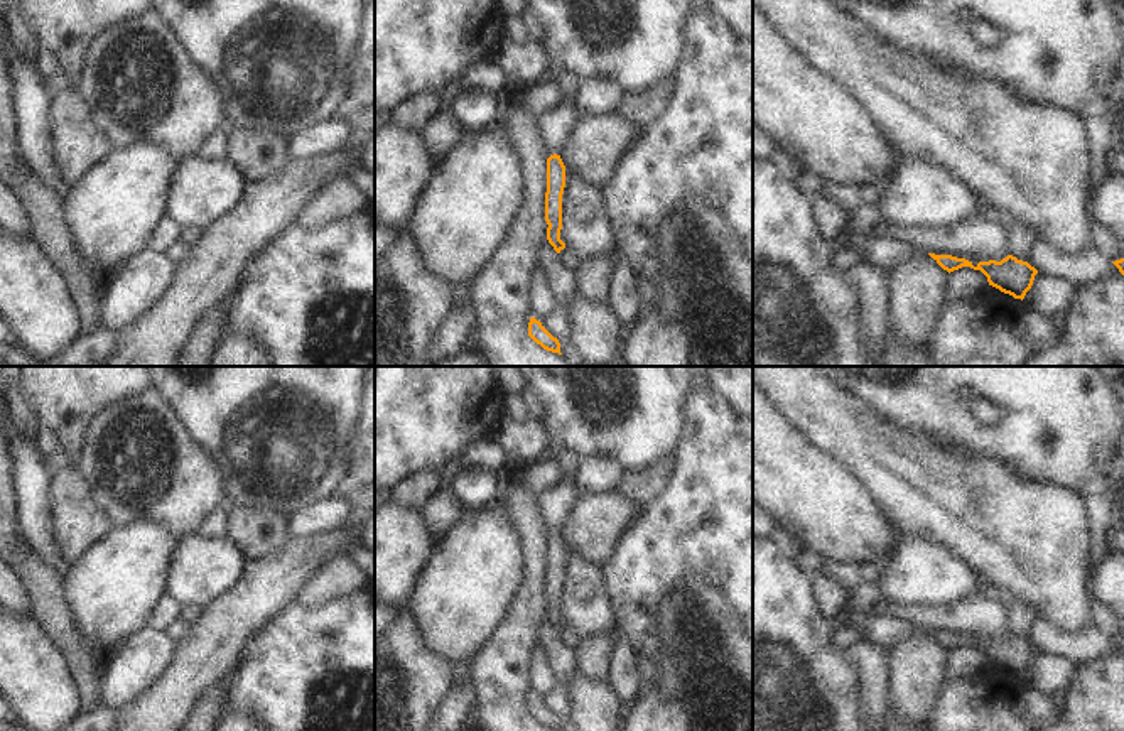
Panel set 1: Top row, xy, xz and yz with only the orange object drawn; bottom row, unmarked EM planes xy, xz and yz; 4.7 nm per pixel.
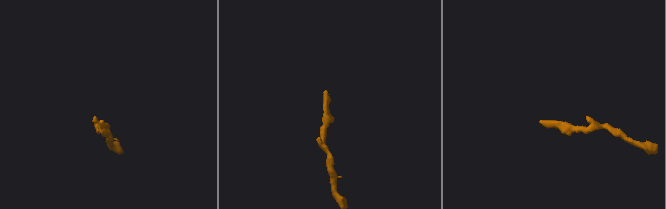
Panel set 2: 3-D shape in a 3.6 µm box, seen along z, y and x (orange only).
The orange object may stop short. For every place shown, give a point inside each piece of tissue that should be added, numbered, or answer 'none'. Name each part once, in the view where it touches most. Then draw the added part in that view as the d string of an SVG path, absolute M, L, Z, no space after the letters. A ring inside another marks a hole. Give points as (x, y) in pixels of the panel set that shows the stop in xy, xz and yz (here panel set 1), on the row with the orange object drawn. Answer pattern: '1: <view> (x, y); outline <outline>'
1: xz (554, 127); outline M554 66L550 71L557 73L557 86L564 100L554 111L535 118L535 125L543 142L547 159L554 154L560 155L569 132L579 120L579 113L574 106L574 96L579 88L579 79L557 66Z

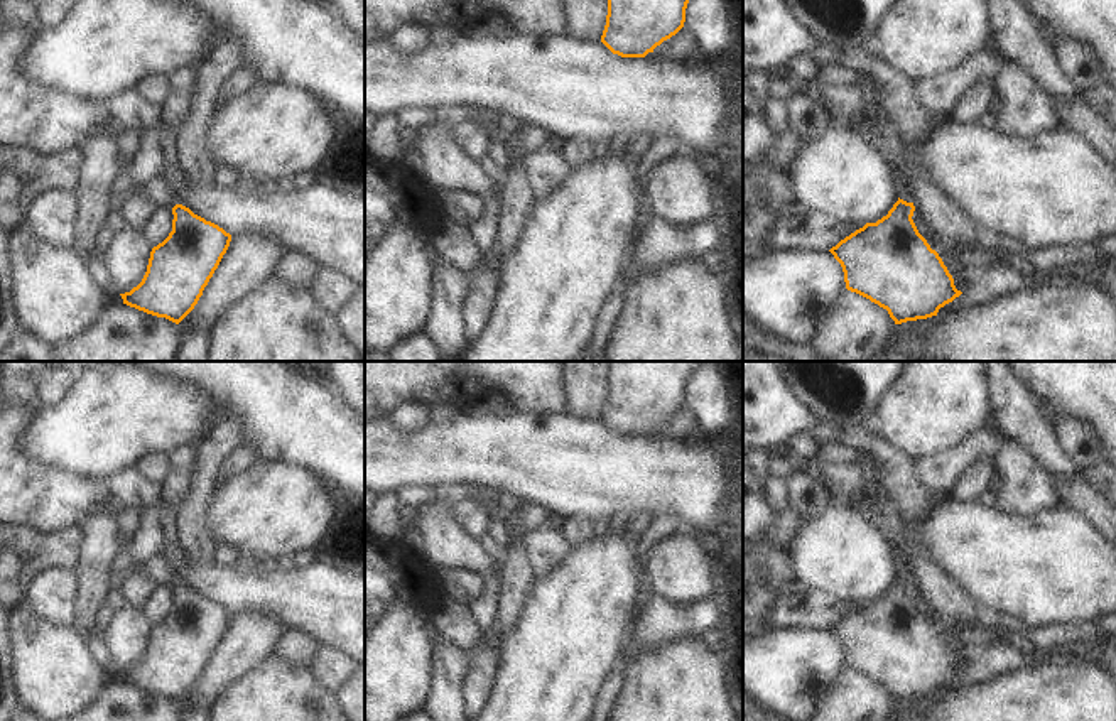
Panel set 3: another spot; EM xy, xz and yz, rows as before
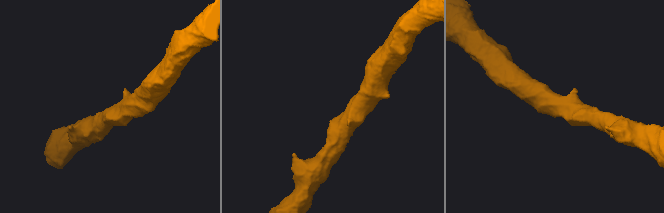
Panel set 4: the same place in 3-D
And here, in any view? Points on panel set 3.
1: xy (156, 189); outline M162 176L149 181L144 186L142 194L145 194L159 209L172 211L177 204Z

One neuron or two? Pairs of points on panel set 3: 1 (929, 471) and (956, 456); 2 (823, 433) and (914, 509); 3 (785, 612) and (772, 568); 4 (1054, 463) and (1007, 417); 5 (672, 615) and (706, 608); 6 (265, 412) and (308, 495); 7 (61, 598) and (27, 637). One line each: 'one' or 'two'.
1: one
2: one
3: two
4: one
5: one
6: two
7: two

